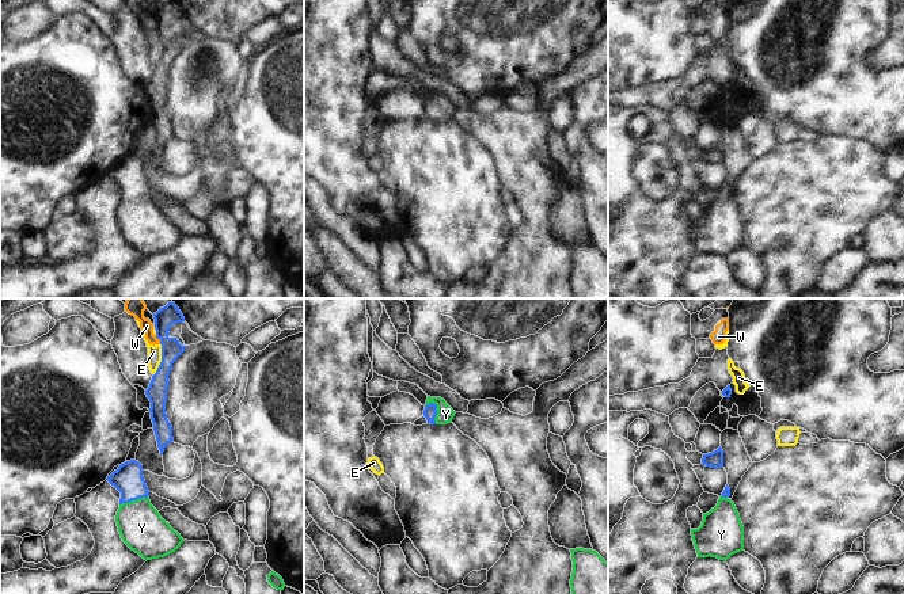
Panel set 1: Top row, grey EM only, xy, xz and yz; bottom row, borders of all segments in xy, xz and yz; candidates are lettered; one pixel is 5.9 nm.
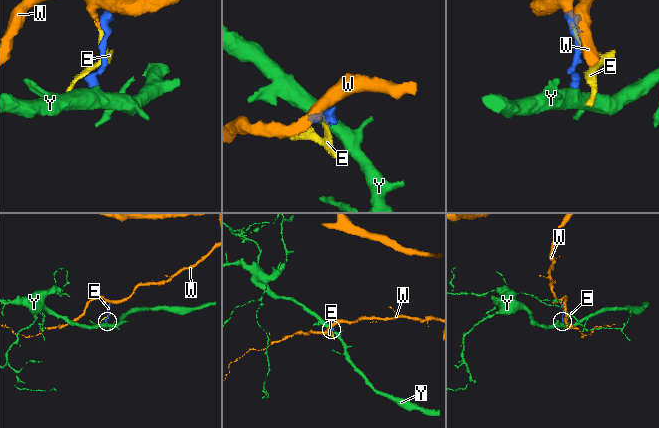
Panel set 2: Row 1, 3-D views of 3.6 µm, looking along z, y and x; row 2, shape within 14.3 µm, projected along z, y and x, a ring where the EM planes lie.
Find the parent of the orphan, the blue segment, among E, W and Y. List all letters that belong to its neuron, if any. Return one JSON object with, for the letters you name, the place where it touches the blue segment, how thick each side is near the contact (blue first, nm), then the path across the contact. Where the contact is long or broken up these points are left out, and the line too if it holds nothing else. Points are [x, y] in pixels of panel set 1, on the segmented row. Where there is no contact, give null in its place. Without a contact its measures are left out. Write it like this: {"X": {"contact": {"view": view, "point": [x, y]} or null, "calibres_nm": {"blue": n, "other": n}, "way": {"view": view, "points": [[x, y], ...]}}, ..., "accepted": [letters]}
{"Y": {"contact": {"view": "xz", "point": [436, 412]}, "calibres_nm": {"blue": 80, "other": 100}, "way": {"view": "xz", "points": [[429, 412], [436, 412], [445, 414]]}}, "accepted": ["Y"]}

